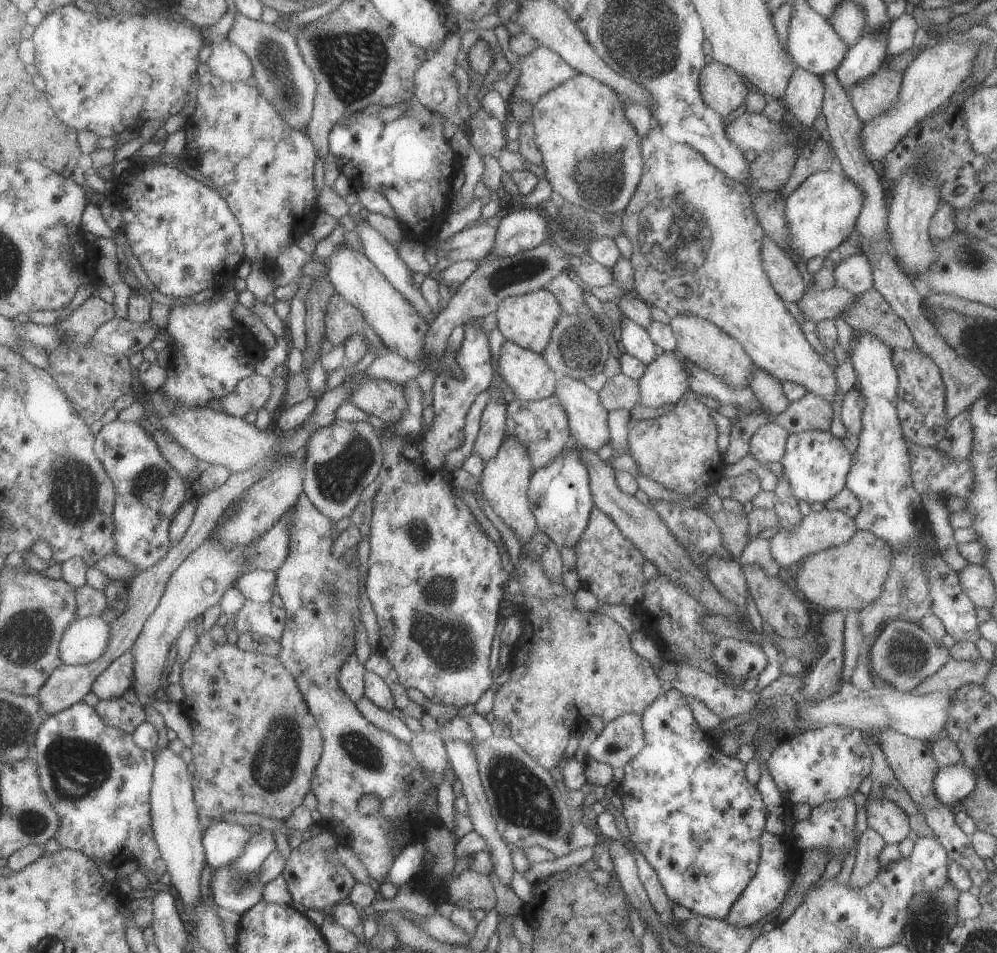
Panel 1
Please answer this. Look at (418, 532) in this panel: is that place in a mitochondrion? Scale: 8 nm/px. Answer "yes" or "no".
yes

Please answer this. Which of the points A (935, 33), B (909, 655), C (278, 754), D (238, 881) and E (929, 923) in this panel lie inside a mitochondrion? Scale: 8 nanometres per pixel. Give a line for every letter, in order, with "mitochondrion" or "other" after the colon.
A: other
B: mitochondrion
C: mitochondrion
D: mitochondrion
E: mitochondrion

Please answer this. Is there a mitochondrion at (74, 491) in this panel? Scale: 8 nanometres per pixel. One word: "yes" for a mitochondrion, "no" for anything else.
yes

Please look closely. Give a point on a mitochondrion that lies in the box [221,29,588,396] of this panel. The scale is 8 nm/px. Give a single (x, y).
(354, 67)

